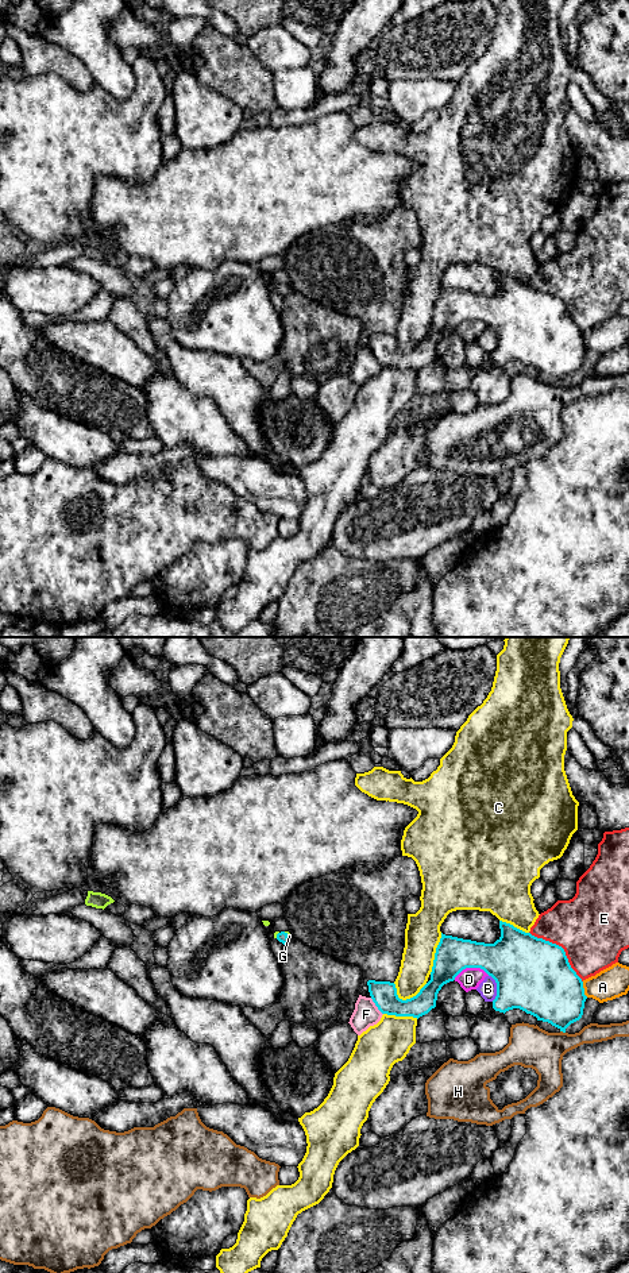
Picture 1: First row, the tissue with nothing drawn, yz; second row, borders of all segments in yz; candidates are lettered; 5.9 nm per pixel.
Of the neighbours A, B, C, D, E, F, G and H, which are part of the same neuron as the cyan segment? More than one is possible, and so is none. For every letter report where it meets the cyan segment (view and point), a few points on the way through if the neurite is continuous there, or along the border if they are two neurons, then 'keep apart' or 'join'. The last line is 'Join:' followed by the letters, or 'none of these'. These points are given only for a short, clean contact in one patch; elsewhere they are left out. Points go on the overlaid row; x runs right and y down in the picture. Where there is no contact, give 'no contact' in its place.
A: contact yz (583, 990); keep apart
B: contact yz (497, 988); keep apart
C: contact yz (406, 999); keep apart
D: contact yz (471, 967); keep apart
E: contact yz (563, 949); keep apart
F: contact yz (375, 1005); keep apart
G: contact yz (286, 936); way yz (282, 937), (286, 936), (289, 936); join
H: contact yz (563, 1032); keep apart
Join: G

